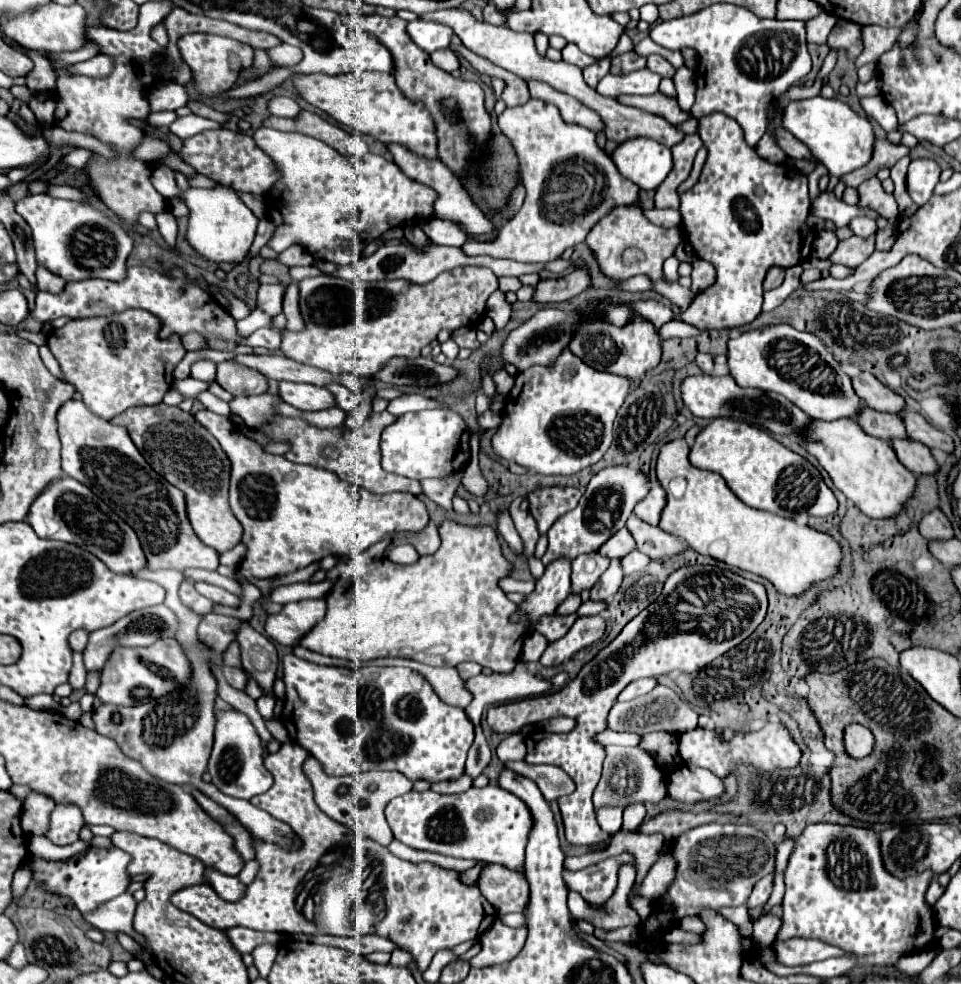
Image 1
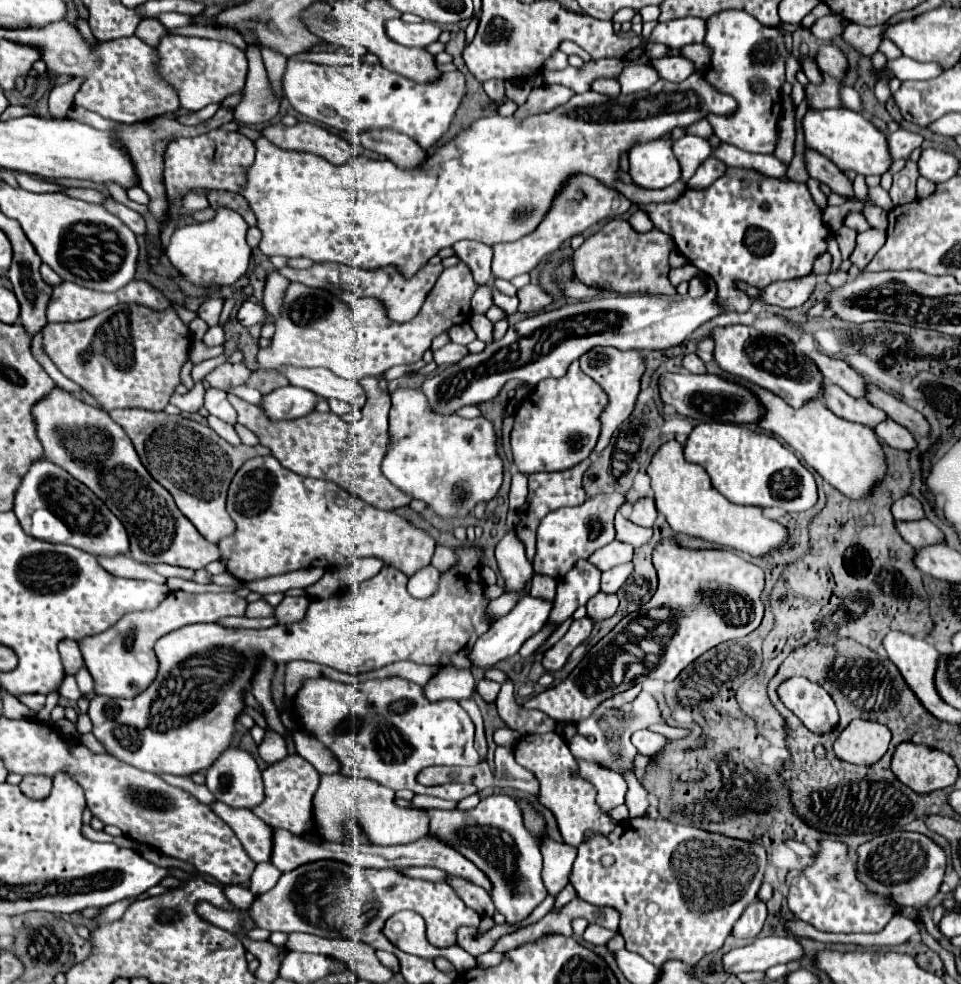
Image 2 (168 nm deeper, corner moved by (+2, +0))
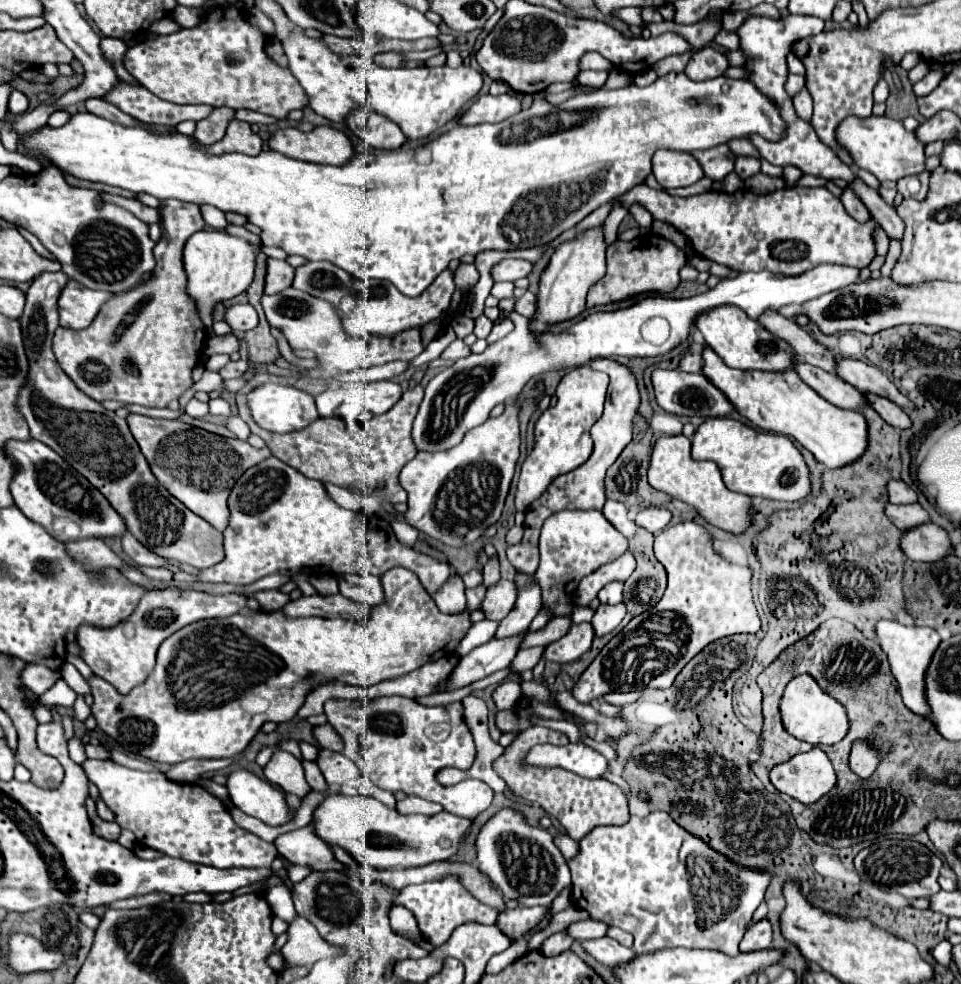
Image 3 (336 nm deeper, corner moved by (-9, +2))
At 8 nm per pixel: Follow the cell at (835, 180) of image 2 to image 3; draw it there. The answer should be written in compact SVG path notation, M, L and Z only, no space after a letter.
M855 178L855 182L849 184L849 188L857 194L857 198L867 206L867 210L871 212L873 220L887 232L889 238L899 238L901 240L901 218L897 216L895 208L885 204L879 196L877 190L869 188L861 178Z

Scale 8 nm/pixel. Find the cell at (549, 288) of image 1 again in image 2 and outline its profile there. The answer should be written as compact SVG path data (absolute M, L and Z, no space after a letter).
M528 284L524 288L518 290L518 312L522 314L530 314L530 312L540 312L544 310L550 302L552 302L552 296L548 296L540 286L536 284Z

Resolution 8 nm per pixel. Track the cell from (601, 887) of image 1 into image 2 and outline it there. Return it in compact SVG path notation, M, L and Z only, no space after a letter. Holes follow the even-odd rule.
M640 816L640 818L626 818L626 820L618 822L616 828L610 834L598 834L598 832L586 834L584 842L578 846L578 856L574 860L574 868L572 868L572 874L570 874L570 884L574 886L578 898L582 898L584 902L594 904L594 906L610 906L610 908L618 910L618 914L620 914L618 932L626 940L626 950L640 954L642 958L646 958L654 966L662 966L670 958L678 958L678 960L684 960L688 964L698 964L706 954L710 954L710 952L714 952L714 950L724 946L724 940L732 932L734 922L742 916L746 906L756 900L758 888L760 888L762 878L764 878L764 870L766 870L766 852L756 842L744 842L744 840L726 838L726 836L712 834L712 832L706 832L706 830L700 830L700 828L694 828L694 826L674 824L674 822L662 820L662 818L654 820L654 818L648 818L648 816ZM604 854L610 854L614 858L612 866L602 866L602 856Z

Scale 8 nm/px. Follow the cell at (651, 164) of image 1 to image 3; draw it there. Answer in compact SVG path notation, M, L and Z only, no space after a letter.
M661 148L653 154L653 176L663 188L681 188L703 178L703 170L691 154Z

